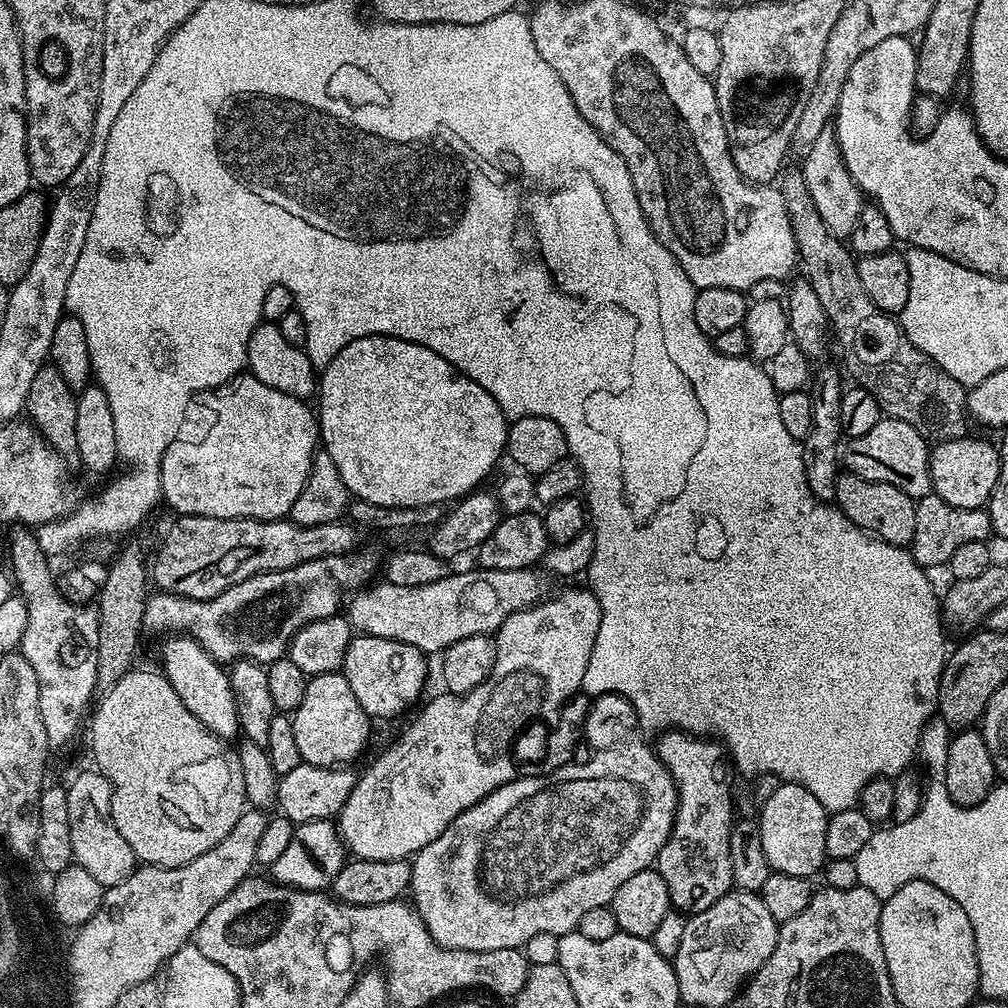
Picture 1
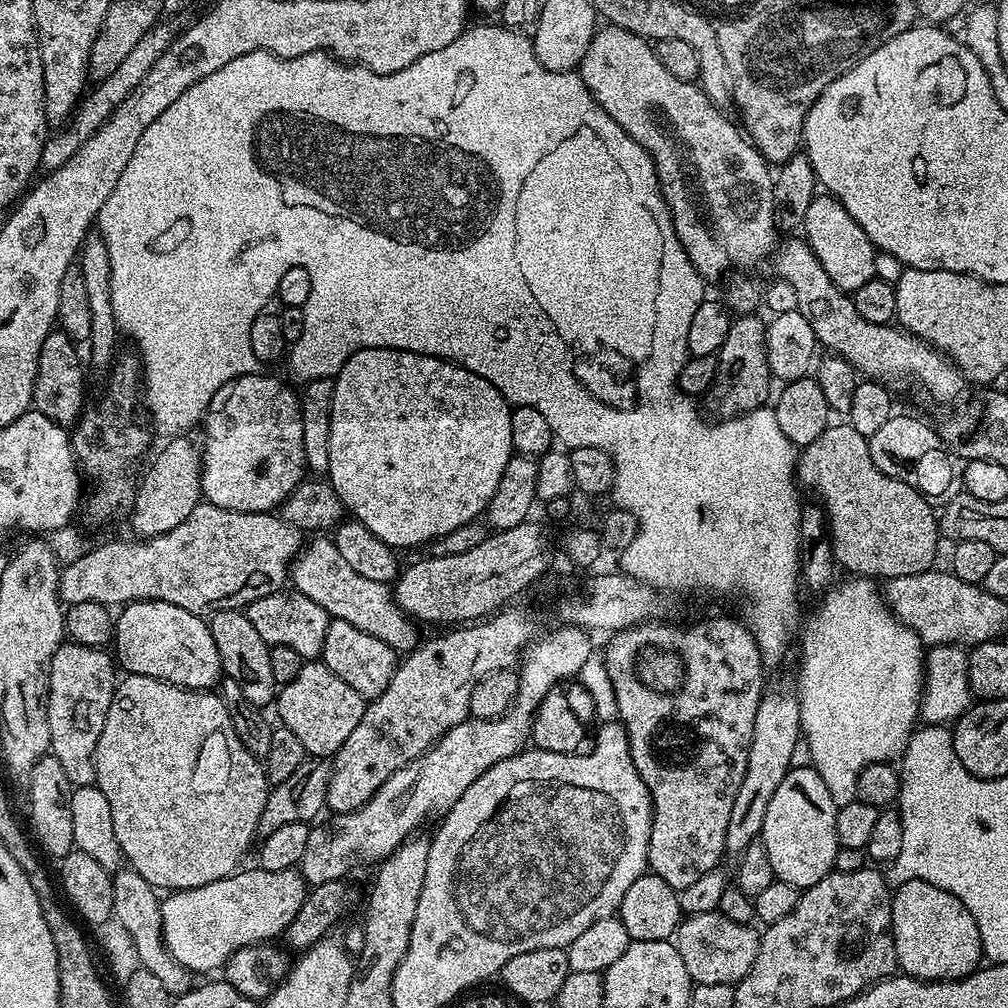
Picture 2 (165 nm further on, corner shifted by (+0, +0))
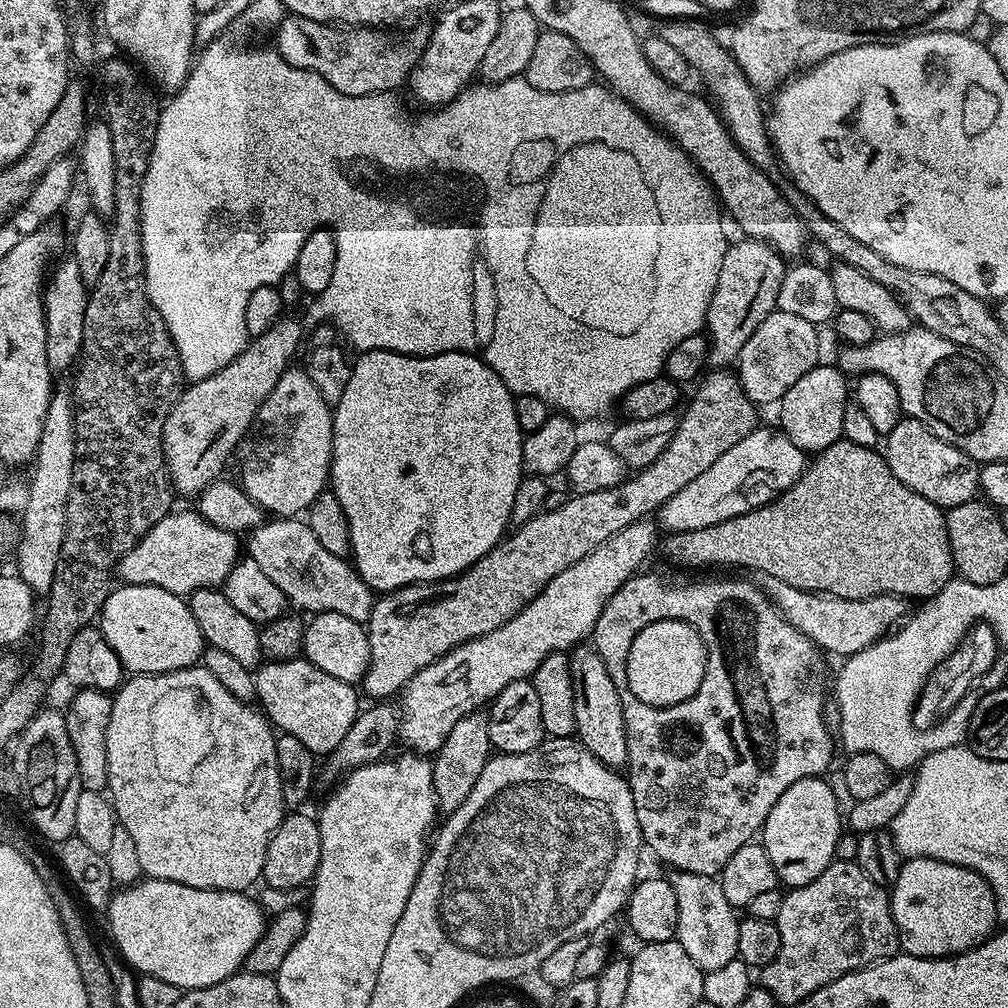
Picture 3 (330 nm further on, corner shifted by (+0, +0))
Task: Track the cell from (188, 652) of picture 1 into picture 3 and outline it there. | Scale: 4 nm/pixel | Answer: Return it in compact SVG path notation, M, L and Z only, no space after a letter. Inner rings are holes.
M121 583L119 587L113 587L103 597L102 607L98 613L98 627L116 657L120 659L121 669L128 671L129 668L129 673L153 676L201 663L201 656L206 647L204 635L202 630L198 630L198 622L194 622L194 614L189 610L185 597L170 594L170 590L162 590L158 586Z

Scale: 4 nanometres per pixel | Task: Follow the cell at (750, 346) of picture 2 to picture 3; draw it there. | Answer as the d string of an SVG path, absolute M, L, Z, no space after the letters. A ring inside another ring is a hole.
M712 370L699 384L700 389L685 410L684 417L679 417L676 432L670 438L668 448L662 450L662 454L658 454L658 458L654 458L650 466L639 469L633 475L636 476L633 480L625 478L612 488L598 490L596 493L573 495L562 510L540 512L532 520L517 527L512 532L513 536L512 533L505 535L495 548L478 558L474 566L470 566L465 572L459 572L457 576L451 576L448 580L436 580L432 584L407 584L404 588L395 588L392 592L383 593L373 603L372 613L366 622L370 650L368 666L364 669L362 677L365 692L363 695L372 696L368 698L376 702L387 701L395 692L397 695L404 689L410 678L418 674L418 670L430 666L450 650L474 638L482 638L498 630L498 626L510 622L510 618L518 615L554 577L562 574L562 570L574 566L578 558L590 554L590 550L594 550L602 542L606 542L606 538L618 534L623 528L630 527L635 520L651 517L660 505L665 504L674 494L678 494L682 486L690 486L690 482L694 482L698 474L714 466L714 462L718 462L718 458L722 458L722 454L726 454L730 446L742 442L746 434L758 427L757 405L744 393L739 375L728 370Z

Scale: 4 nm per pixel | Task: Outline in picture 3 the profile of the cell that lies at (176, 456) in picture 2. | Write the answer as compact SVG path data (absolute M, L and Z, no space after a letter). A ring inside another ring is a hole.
M281 315L280 319L274 322L274 326L266 330L266 334L251 337L244 349L229 364L222 366L222 370L201 380L191 381L174 402L166 418L163 445L164 467L171 487L177 493L180 491L184 496L199 497L202 489L223 473L220 471L223 470L228 455L231 457L237 451L237 445L249 435L248 427L254 424L265 398L274 390L281 374L290 368L293 363L292 355L295 354L296 347L299 344L301 347L302 344L300 324L294 317L288 315Z

